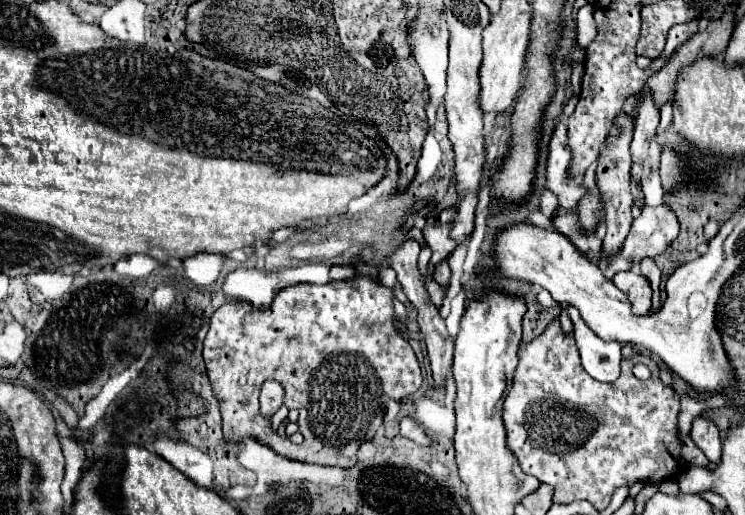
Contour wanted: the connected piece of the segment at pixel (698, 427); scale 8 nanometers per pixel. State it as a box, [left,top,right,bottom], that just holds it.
[691,417,721,463]

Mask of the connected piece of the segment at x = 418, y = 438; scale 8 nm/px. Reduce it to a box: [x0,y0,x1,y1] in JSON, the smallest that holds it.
[399,417,433,445]

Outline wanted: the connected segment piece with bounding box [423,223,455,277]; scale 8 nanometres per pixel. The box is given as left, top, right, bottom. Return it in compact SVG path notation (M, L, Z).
M445 223L445 225L425 225L423 227L423 235L425 235L425 241L427 245L431 247L433 251L433 257L431 257L431 263L429 263L429 277L433 275L433 269L439 261L443 261L445 257L451 255L451 251L455 249L455 241L449 239L449 231L451 231L451 223Z

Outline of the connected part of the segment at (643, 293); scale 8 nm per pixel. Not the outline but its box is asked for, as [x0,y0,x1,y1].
[613,271,651,315]

